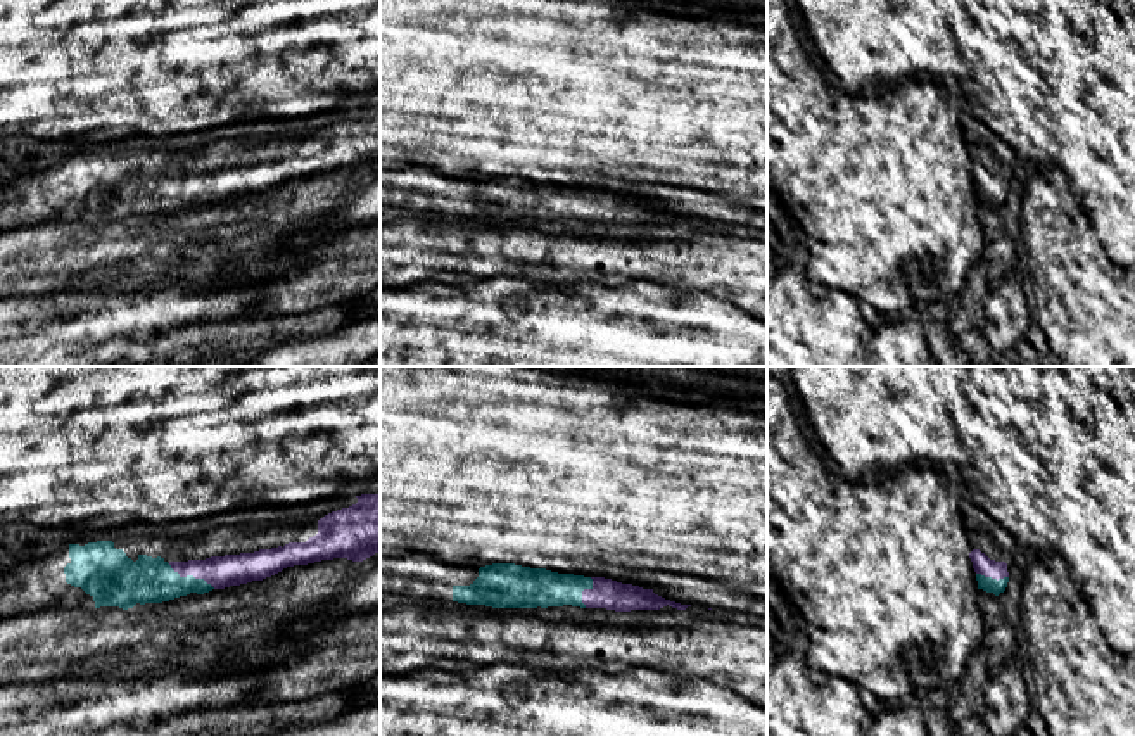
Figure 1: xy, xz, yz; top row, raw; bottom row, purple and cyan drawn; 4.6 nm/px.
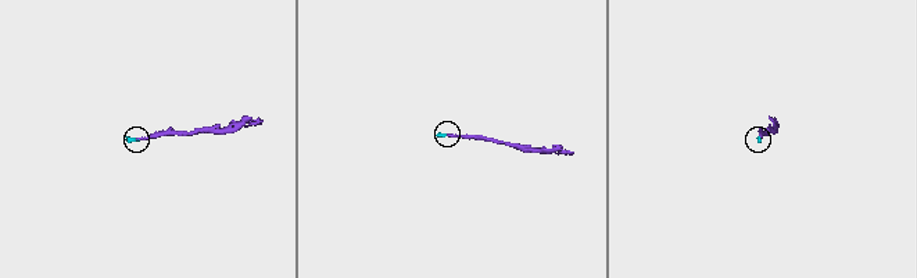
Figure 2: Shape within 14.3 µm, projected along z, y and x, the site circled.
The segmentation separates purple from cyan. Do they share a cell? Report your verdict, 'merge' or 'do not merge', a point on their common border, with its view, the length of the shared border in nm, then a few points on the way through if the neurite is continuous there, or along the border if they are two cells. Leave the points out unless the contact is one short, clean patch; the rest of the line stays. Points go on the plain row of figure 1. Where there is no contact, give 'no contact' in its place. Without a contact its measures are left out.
merge; meets purple in xy at (192, 187); contact 260 nm long; runs through xy (227, 184), (192, 187), (177, 192), (149, 192)

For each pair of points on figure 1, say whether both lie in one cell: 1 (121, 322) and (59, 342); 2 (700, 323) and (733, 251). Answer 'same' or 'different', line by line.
1: same
2: different

